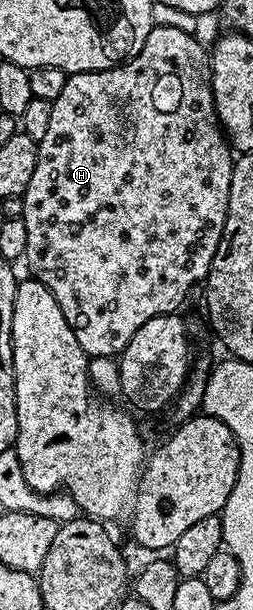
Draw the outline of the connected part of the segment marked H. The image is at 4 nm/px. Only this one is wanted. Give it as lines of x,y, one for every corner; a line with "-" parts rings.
155,25
148,33
148,41
144,41
144,49
140,49
138,55
133,55
125,63
119,63
118,66
109,67
103,71
79,71
71,74
66,80
64,90
60,92
60,97
56,97
52,103
52,117
48,121
48,130
44,133
44,137
38,140
36,173
32,173
32,181
28,181
28,189
21,195
22,204
24,205
24,213
21,219
24,221
24,229
28,229
28,245
26,246
24,263
30,266
29,274
33,278
39,279
44,285
48,285
52,297
56,297
56,305
60,305
60,313
64,313
64,321
68,321
68,325
72,325
72,333
76,333
76,341
80,341
80,349
84,349
87,357
117,357
121,355
122,350
128,345
128,341
132,341
132,337
136,333
136,329
140,329
140,325
144,325
147,321
152,321
152,317
177,312
179,310
178,306
185,301
186,294
197,283
199,286
205,280
212,265
212,257
220,245
220,237
222,236
224,221
228,213
228,193
232,185
232,169
234,168
235,156
230,155
230,151
232,152
231,144
219,124
218,112
214,109
214,90
210,84
210,55
207,48
205,51
196,40
197,38
194,35
184,33
180,29

